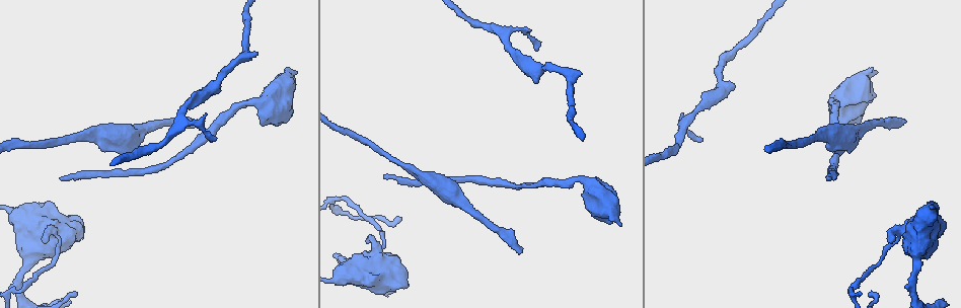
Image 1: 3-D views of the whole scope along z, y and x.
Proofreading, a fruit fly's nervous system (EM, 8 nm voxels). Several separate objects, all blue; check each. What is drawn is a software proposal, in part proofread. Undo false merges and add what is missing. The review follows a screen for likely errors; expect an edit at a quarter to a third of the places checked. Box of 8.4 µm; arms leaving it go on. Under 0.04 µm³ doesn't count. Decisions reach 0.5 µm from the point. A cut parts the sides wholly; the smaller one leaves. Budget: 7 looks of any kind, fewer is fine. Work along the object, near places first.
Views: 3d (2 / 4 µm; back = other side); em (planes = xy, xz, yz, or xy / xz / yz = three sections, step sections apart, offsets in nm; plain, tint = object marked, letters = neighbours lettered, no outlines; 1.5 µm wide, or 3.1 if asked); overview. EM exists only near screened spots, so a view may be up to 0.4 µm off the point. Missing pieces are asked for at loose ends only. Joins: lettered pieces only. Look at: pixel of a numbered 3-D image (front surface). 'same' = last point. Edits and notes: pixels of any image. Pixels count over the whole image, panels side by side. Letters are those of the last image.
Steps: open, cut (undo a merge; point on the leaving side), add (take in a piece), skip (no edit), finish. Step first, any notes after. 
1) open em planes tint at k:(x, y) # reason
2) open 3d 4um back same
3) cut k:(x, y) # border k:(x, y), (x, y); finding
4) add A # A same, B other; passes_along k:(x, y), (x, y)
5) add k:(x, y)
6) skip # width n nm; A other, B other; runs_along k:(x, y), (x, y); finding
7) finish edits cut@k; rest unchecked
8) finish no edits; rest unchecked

open 3d 4um at 1:(889, 242) # an open end

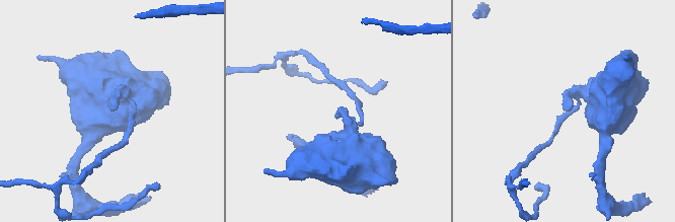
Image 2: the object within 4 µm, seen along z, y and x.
open em planes letters at 2:(336, 110) # shape alone is not enough

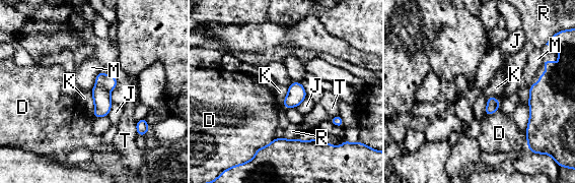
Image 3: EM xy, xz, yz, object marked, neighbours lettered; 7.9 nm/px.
cut 3:(102, 104) # D other, J other, K other, M other, R other, T other; border 3:(96, 84), (110, 92); two neurons meet here

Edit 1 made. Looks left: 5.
open 3d 2um back at 1:(519, 252) # an open end

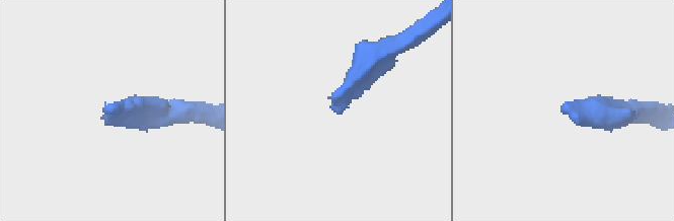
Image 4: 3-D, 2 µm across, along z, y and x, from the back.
open em yz step 4 tint at 4:(562, 106)

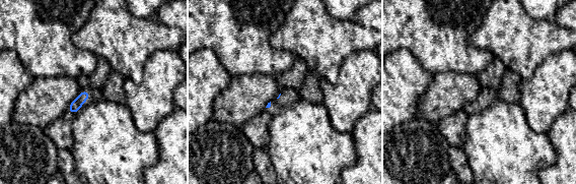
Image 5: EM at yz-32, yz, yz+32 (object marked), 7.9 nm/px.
open em planes letters same # cut it another way

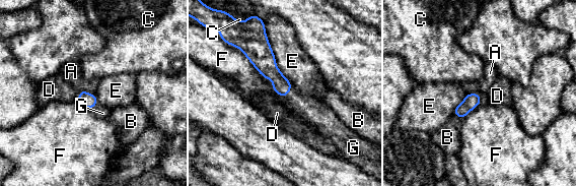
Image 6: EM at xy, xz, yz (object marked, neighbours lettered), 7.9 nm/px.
add G # A other, B other, C other, D other, E other, F other, G same; passes_along 6:(268, 68), (290, 89), (312, 111); it goes on there

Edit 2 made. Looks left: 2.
open overview # redraw

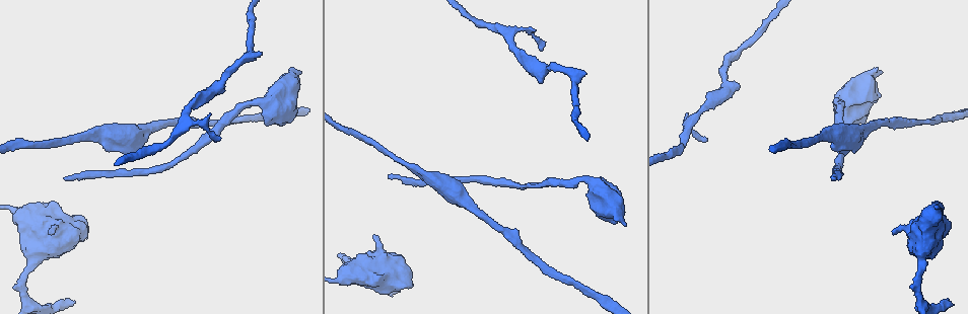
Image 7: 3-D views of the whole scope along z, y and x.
open em planes letters at 7:(865, 123) # branch stops here

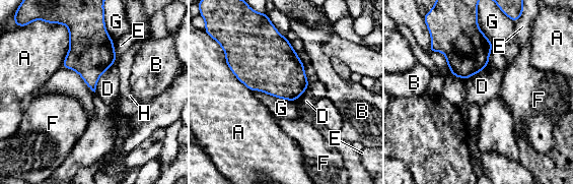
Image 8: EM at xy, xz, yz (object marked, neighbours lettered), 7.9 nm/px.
skip # A other, B other, D other, E other, F other, G other, H other; border 8:(252, 89), (258, 89), (294, 102); no lettered piece goes on from it

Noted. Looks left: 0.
finish edits cut@3, add@6; rest unchecked

